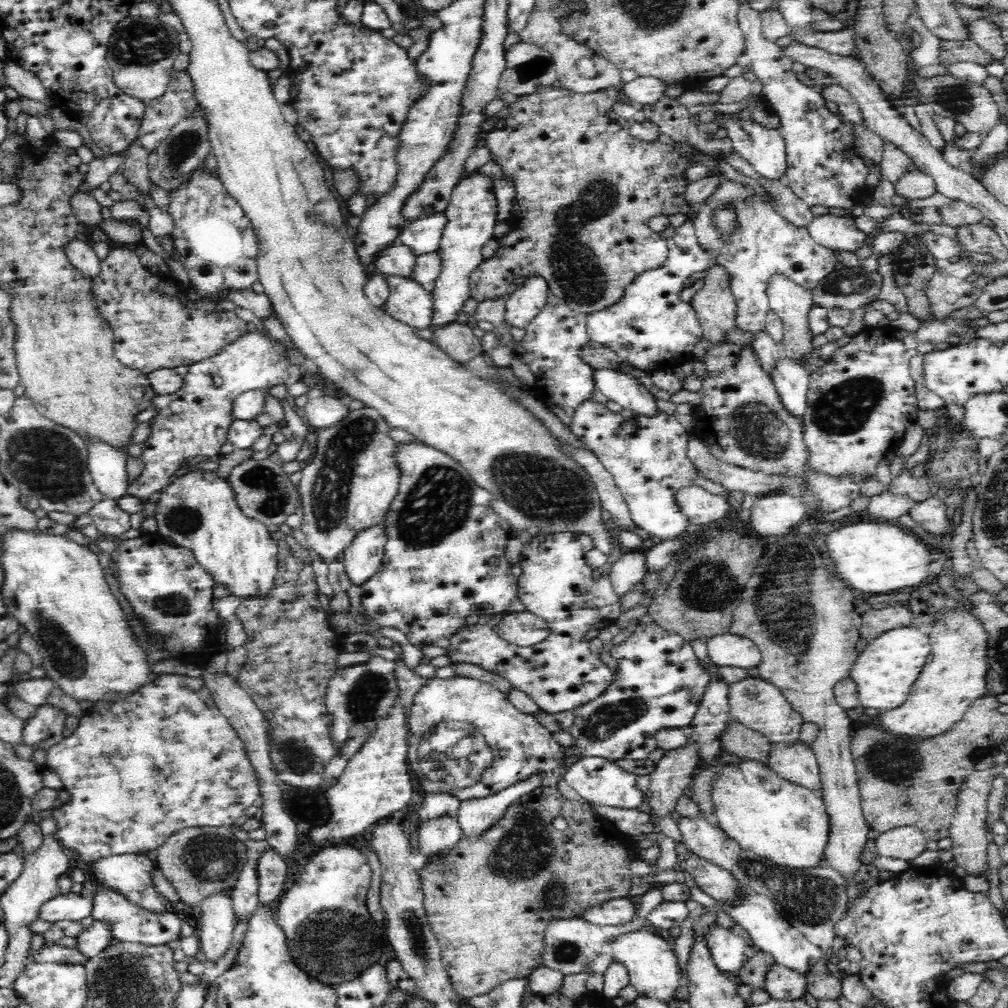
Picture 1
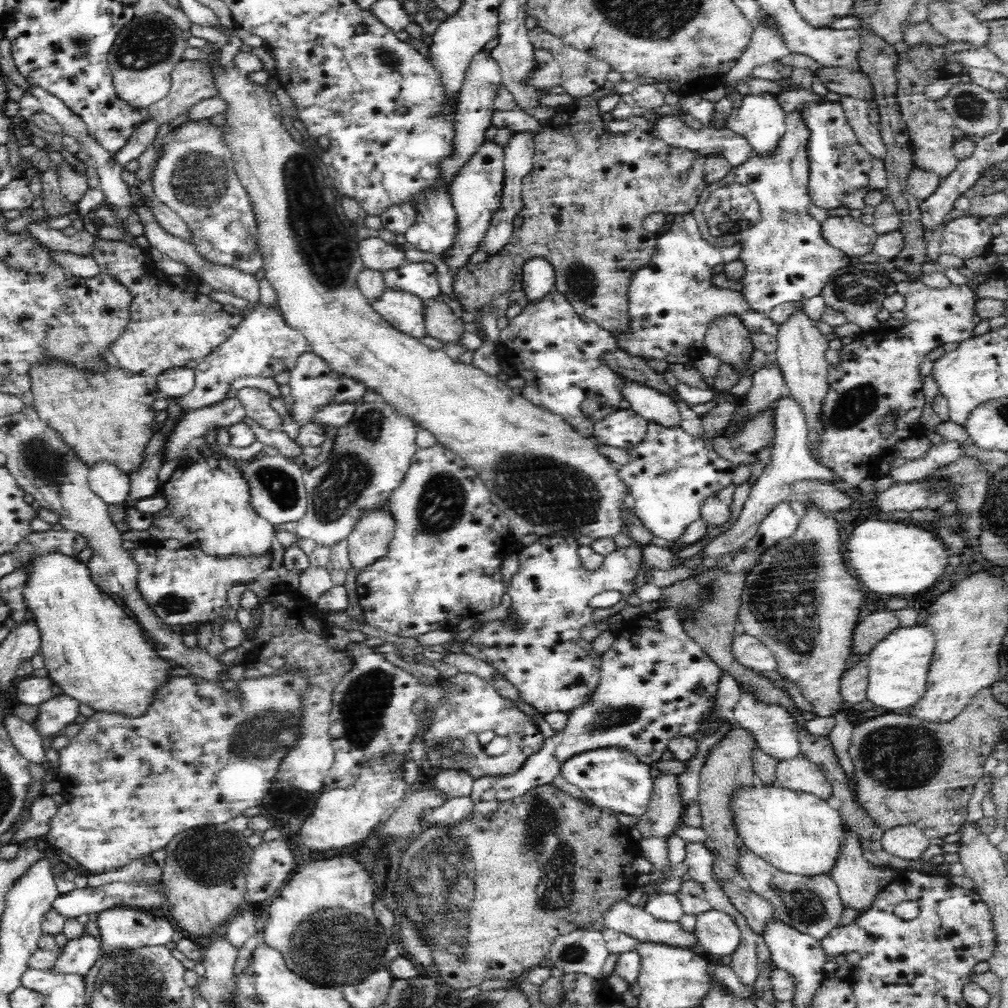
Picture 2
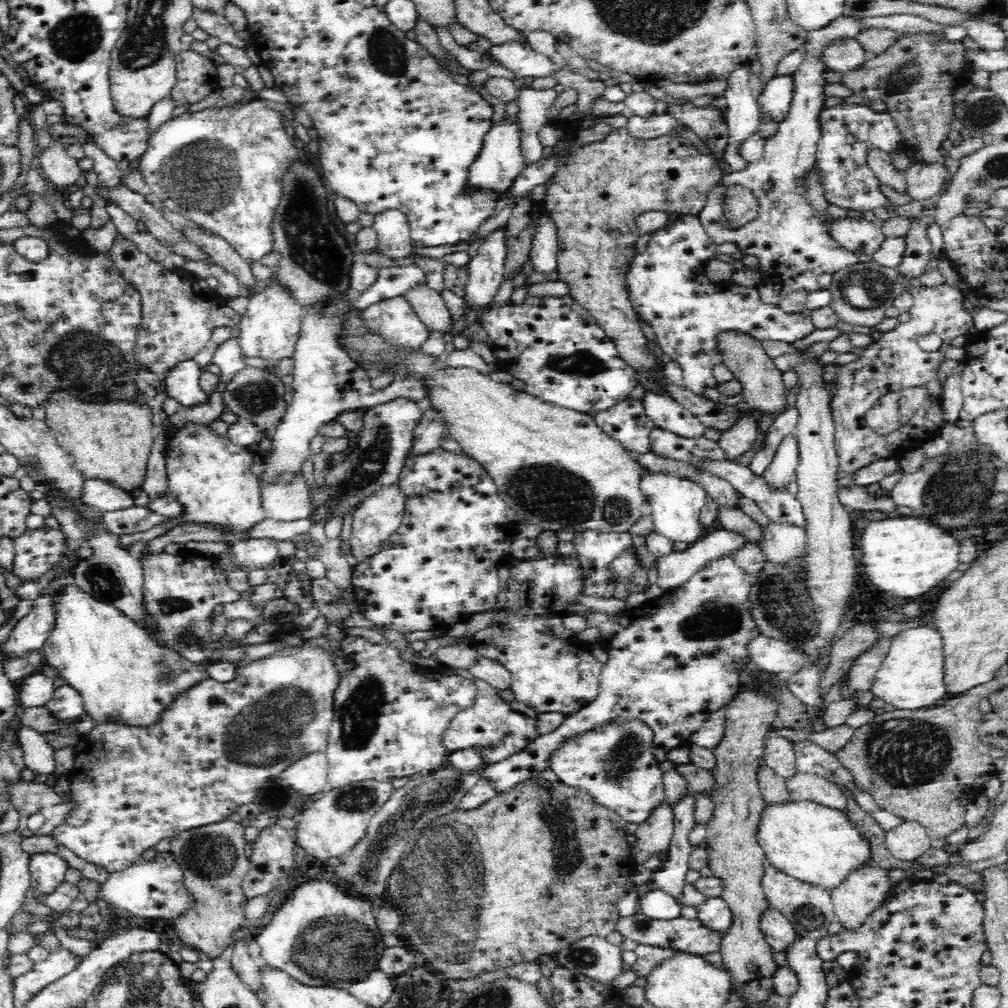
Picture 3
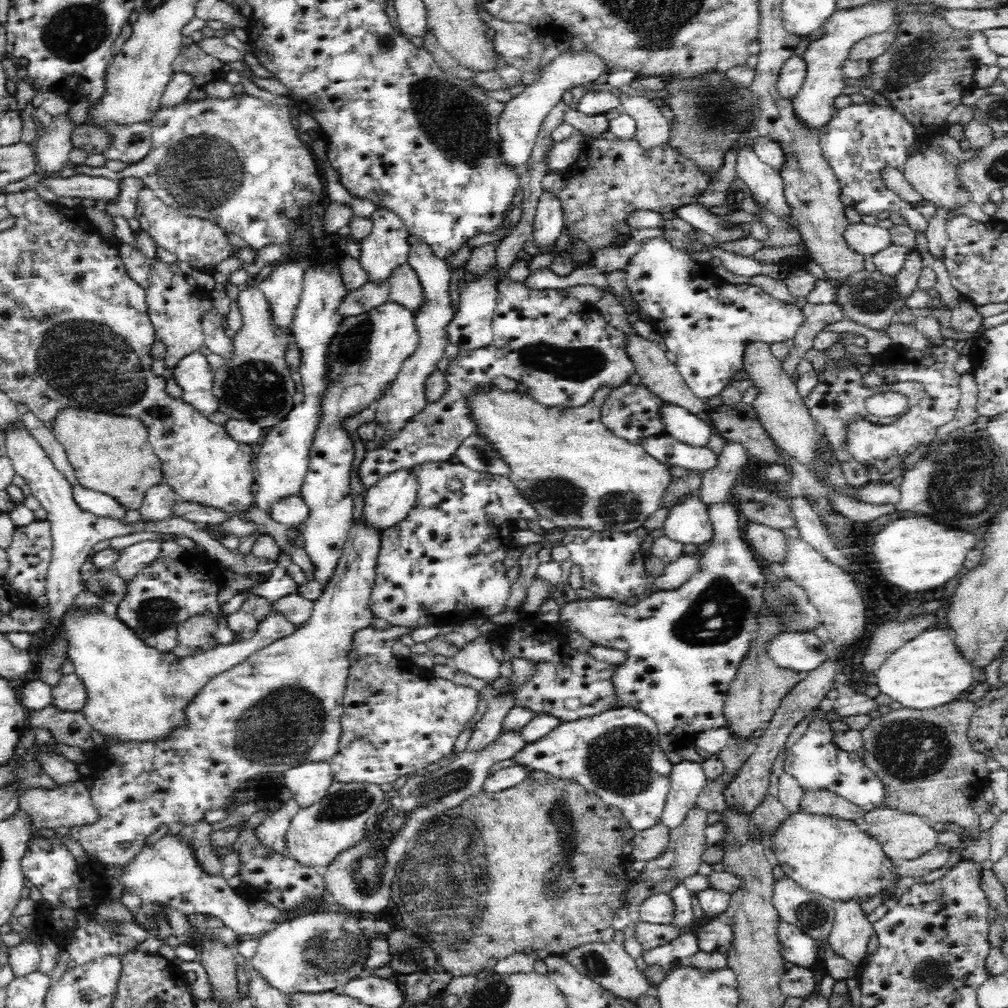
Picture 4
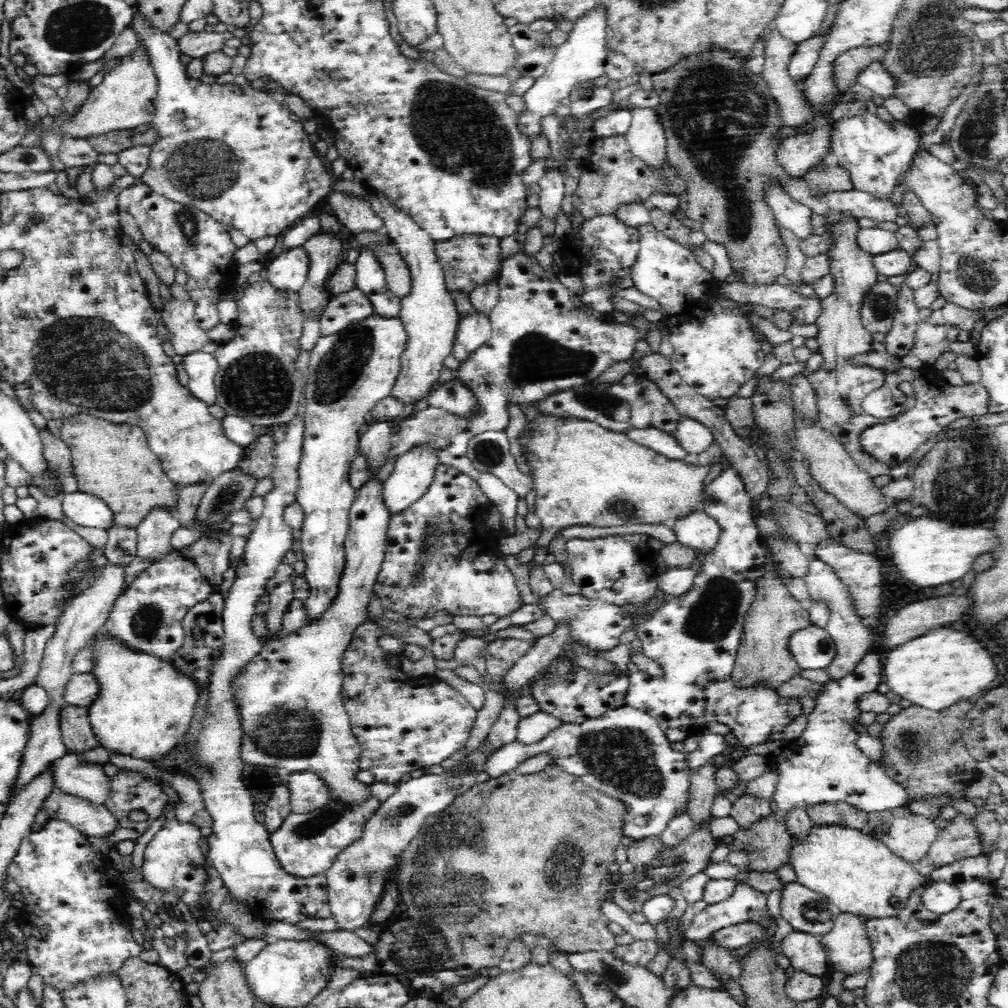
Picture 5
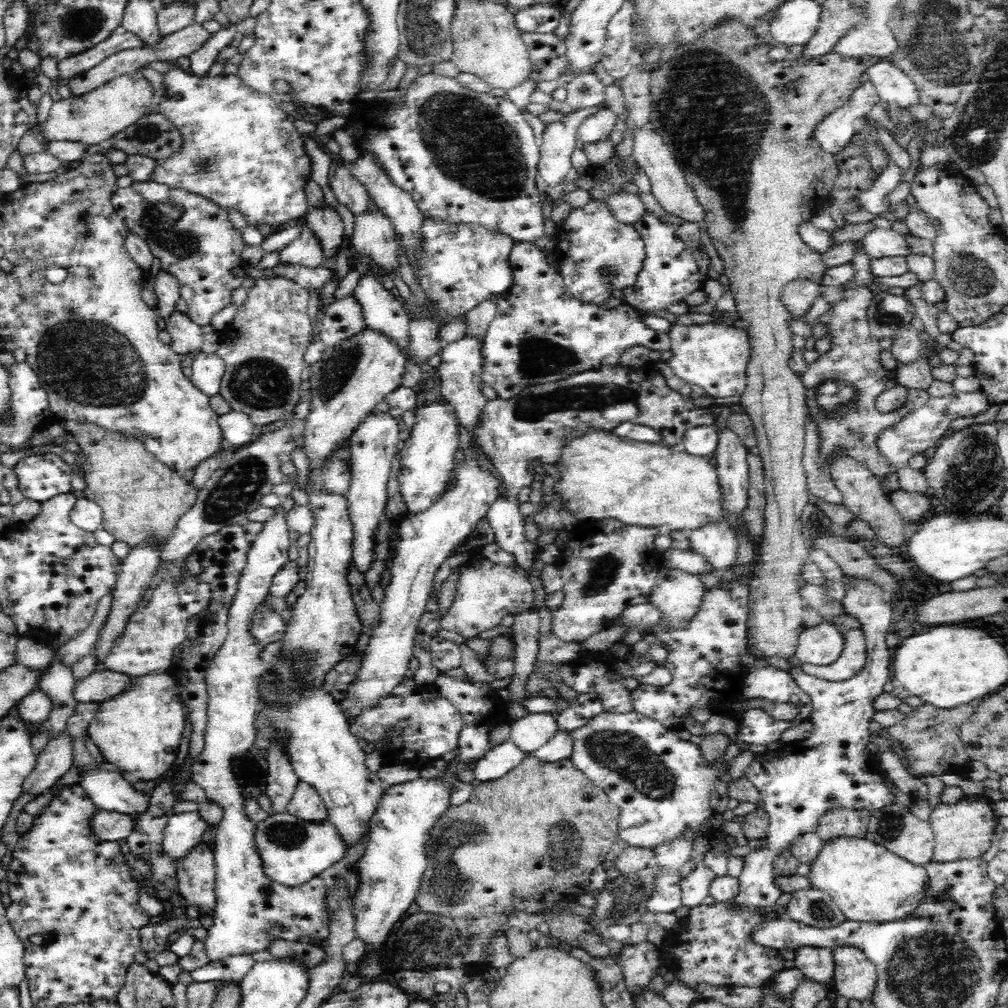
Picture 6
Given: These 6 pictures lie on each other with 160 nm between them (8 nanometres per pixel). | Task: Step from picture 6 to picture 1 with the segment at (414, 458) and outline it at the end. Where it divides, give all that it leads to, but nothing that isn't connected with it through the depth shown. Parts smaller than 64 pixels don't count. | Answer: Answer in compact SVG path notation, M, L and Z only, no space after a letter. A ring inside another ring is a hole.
M378 524L374 528L362 530L342 554L343 566L352 584L360 586L383 566L387 544L386 528Z

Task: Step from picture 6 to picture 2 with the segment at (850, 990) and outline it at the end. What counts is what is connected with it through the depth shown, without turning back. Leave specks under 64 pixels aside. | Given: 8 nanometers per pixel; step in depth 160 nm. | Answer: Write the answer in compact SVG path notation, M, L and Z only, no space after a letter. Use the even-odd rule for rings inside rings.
M844 822L844 838L842 838L838 857L830 873L837 884L838 894L844 908L856 908L856 910L860 911L866 910L874 902L878 892L888 886L892 879L897 876L898 872L892 871L888 867L885 870L880 869L875 864L868 862L866 857L864 857L860 838Z

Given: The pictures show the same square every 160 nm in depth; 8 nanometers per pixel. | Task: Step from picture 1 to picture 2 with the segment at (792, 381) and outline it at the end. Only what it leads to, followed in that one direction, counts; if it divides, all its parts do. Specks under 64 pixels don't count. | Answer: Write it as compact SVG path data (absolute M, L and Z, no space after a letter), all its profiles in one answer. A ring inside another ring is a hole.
M792 394L778 396L775 417L777 418L777 429L774 433L774 450L771 450L770 462L764 467L760 478L752 487L748 500L744 504L744 509L740 512L740 517L732 528L726 532L718 534L712 538L704 548L702 554L705 558L726 560L751 540L758 531L758 526L768 514L778 507L783 500L789 500L793 490L793 483L800 480L820 480L826 483L838 482L841 480L834 471L818 464L809 453L809 440L807 439L807 426L805 411L802 410L801 403Z

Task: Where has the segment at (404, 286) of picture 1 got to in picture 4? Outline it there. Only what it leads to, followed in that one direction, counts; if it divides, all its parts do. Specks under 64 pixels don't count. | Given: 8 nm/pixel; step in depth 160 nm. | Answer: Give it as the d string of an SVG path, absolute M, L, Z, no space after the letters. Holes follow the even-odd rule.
M389 300L362 314L345 318L329 346L329 388L325 390L325 396L321 398L321 421L318 423L317 432L314 435L313 445L310 449L309 469L300 493L300 497L306 501L310 512L301 533L304 539L303 550L308 554L315 567L313 578L319 582L322 588L326 588L326 584L330 582L334 570L338 567L348 533L353 524L354 502L350 480L352 480L352 462L354 462L354 443L350 439L350 433L344 427L344 420L375 404L374 400L378 398L378 395L384 393L397 377L402 363L410 358L414 350L418 348L418 341L419 336L412 311Z

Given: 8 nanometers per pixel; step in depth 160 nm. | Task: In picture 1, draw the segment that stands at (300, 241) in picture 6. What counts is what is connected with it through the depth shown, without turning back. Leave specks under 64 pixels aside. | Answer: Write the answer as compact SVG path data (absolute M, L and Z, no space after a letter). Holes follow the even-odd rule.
M258 329L250 330L213 357L190 365L179 390L174 394L156 394L152 398L151 406L157 413L150 420L151 433L140 456L145 462L144 472L131 483L127 494L148 499L154 493L162 492L176 480L188 458L200 455L206 456L206 461L220 460L220 448L226 444L228 428L235 419L234 399L245 392L277 384L289 387L301 379L301 374L300 368L288 361L286 346Z

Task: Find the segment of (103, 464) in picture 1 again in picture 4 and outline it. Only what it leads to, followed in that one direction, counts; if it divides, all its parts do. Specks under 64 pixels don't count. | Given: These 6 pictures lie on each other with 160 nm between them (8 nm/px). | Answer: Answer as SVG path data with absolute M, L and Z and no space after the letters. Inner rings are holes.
M78 482L73 484L73 498L82 511L98 517L124 519L128 512L118 500L88 487L82 487Z

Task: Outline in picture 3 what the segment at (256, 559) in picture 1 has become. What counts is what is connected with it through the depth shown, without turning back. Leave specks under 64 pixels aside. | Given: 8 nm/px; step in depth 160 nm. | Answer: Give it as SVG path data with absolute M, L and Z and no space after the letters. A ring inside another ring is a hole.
M186 423L169 434L166 452L169 495L181 502L183 514L179 518L167 518L166 523L147 532L120 536L122 548L128 549L137 542L149 542L176 526L188 525L206 525L212 530L238 534L246 541L250 530L265 518L261 483L258 473L252 470L256 459L253 451L234 444L226 435L214 433L209 426Z

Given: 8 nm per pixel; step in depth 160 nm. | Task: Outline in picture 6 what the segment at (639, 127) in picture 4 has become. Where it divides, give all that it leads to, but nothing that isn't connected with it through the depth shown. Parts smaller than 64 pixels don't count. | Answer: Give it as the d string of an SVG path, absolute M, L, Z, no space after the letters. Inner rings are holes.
M642 126L636 128L633 143L633 159L638 166L644 169L647 178L651 182L651 193L655 196L660 206L668 214L674 214L682 218L684 222L696 222L700 224L704 219L704 212L698 201L695 200L694 192L688 186L683 170L678 166L678 161L670 148L658 133L646 132Z

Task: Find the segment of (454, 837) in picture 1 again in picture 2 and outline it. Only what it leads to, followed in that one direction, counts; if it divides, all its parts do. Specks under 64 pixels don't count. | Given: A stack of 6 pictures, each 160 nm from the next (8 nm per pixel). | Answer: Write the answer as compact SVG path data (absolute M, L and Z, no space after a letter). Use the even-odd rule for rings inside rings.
M470 795L451 798L440 808L434 808L433 814L425 816L426 826L451 827L461 823L463 819L472 815L474 801Z

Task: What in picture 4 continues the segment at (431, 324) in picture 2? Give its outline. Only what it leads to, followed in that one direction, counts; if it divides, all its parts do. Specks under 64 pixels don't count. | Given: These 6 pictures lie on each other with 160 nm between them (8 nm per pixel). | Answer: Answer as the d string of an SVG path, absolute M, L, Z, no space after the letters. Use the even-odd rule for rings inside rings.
M408 264L398 265L388 278L389 300L416 310L423 301L423 291L415 270Z

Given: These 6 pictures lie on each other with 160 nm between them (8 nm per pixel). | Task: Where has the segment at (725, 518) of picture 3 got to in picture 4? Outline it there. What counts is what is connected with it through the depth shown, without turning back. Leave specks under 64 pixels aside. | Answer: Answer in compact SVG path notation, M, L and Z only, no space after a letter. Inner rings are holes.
M743 520L744 538L760 560L782 563L787 554L787 538L777 529Z

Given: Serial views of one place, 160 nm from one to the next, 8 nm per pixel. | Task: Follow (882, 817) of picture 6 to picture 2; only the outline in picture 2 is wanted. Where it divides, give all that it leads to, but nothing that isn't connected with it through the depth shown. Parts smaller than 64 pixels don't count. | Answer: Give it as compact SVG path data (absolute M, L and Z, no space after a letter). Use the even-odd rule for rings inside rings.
M915 824L885 830L881 838L884 850L895 857L916 861L929 846L929 838Z

